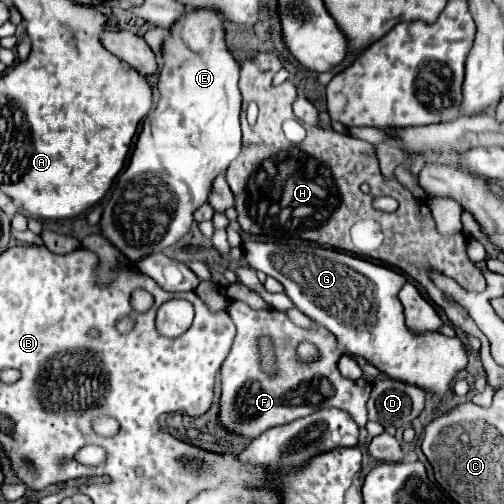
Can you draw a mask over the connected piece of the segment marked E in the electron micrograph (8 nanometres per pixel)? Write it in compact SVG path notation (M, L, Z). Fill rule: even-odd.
M190 10L170 30L172 34L164 42L166 62L160 70L158 106L144 118L130 164L106 200L100 220L100 234L112 242L132 264L150 254L166 250L190 232L190 226L194 224L194 212L198 206L206 204L214 178L226 172L230 162L236 160L242 152L242 132L238 122L240 66L226 48L220 16L210 10Z

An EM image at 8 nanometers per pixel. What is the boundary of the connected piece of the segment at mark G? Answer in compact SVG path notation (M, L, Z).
M244 240L244 258L246 262L254 268L264 272L266 276L276 278L288 298L296 304L300 312L316 320L320 326L328 328L338 344L342 344L348 352L358 354L372 362L380 372L400 380L408 382L426 390L432 390L436 394L446 392L456 376L456 372L464 370L468 364L468 354L460 338L446 338L440 332L424 332L424 334L414 334L406 322L404 322L404 312L400 308L398 300L398 290L404 286L406 278L398 274L392 268L386 268L382 264L374 264L370 260L338 252L332 248L322 248L316 244L302 244L302 246L290 246L290 244L274 244L274 242L256 242L256 240Z

